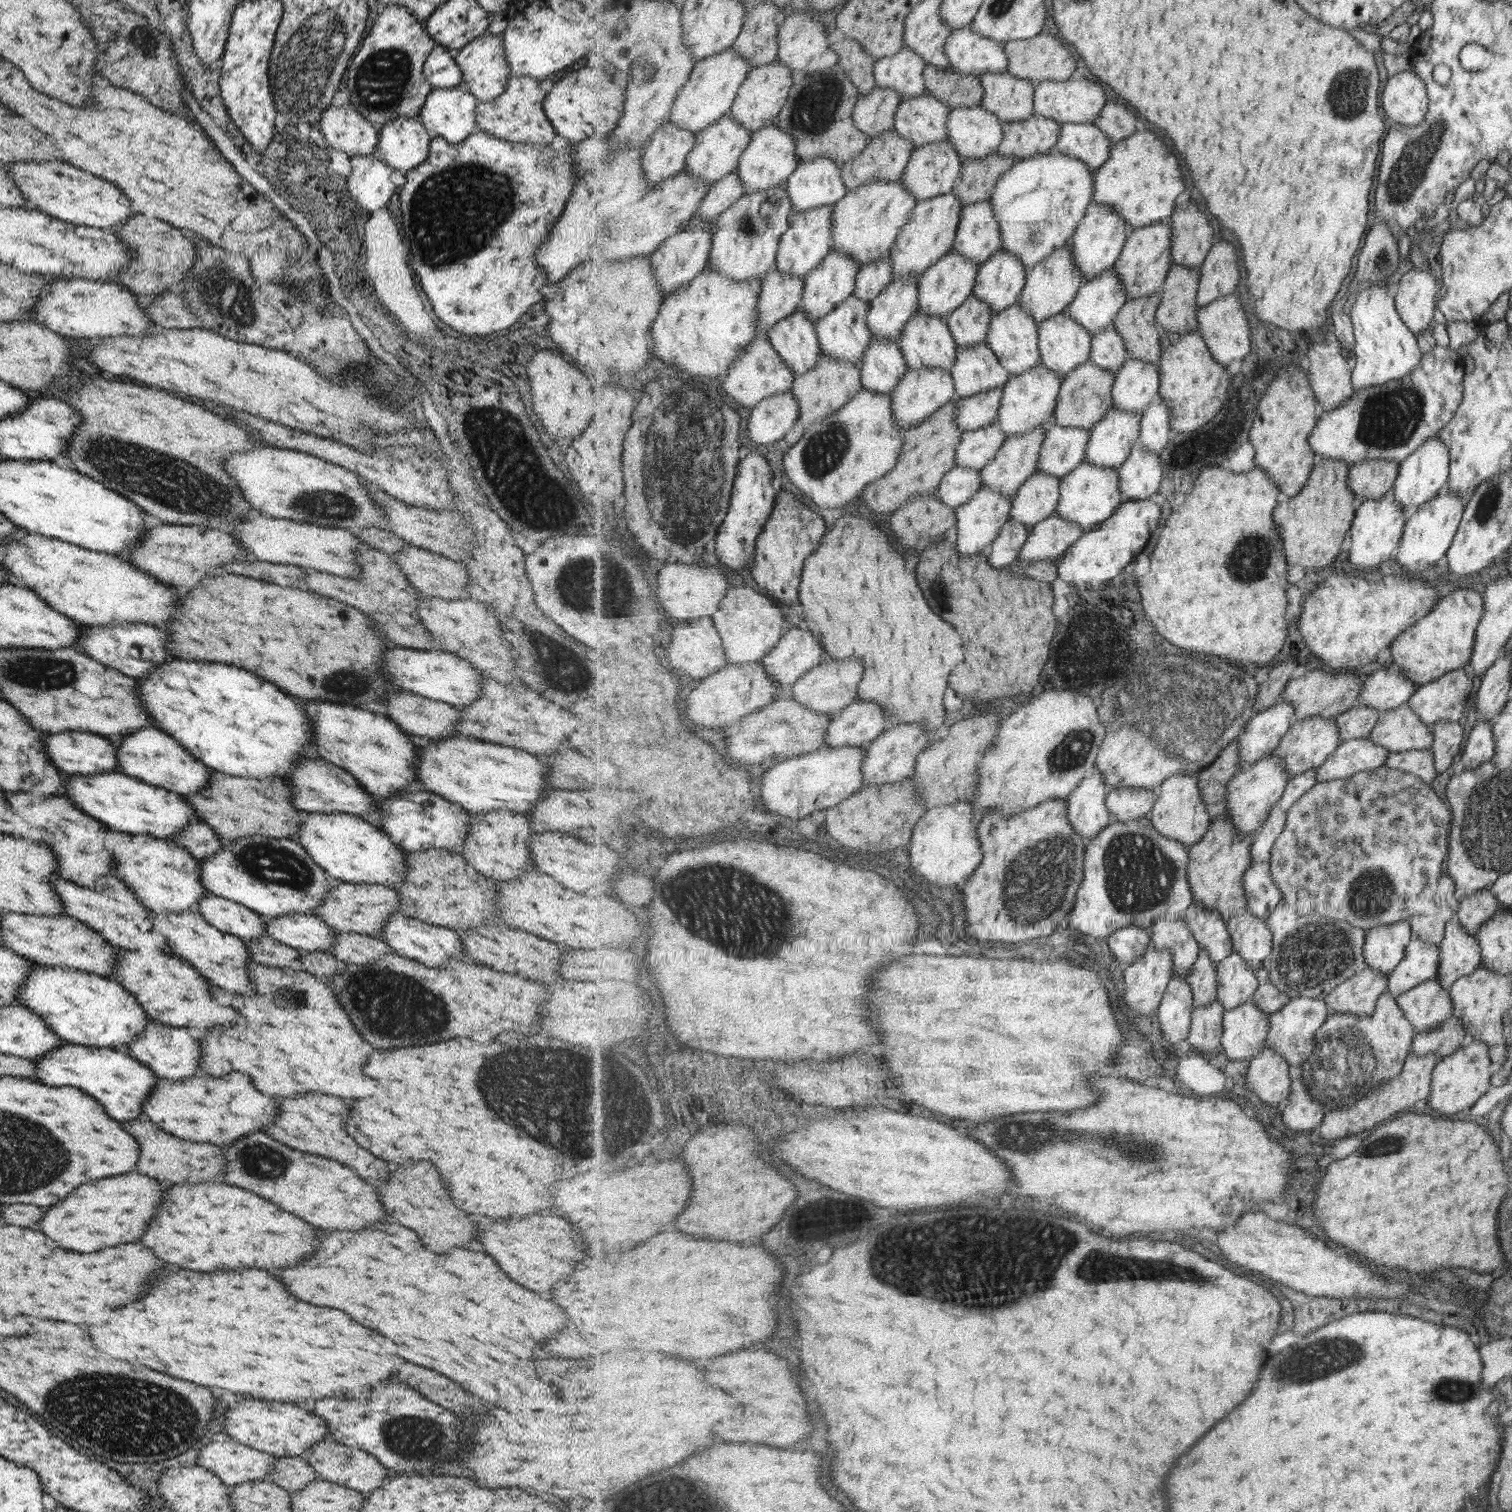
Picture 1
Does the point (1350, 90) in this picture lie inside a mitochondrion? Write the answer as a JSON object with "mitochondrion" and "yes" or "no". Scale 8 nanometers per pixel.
{"mitochondrion":"yes"}

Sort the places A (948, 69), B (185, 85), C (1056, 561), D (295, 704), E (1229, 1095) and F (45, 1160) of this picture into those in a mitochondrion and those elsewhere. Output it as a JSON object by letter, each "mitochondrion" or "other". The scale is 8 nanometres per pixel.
{"A":"other","B":"other","C":"other","D":"other","E":"other","F":"mitochondrion"}

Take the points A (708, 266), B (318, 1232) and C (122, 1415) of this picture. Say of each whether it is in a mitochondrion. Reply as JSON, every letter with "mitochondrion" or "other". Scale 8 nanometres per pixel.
{"A":"other","B":"other","C":"mitochondrion"}

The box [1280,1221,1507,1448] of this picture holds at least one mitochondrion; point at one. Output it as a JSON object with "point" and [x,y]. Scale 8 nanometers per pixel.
{"point":[1441,1391]}

